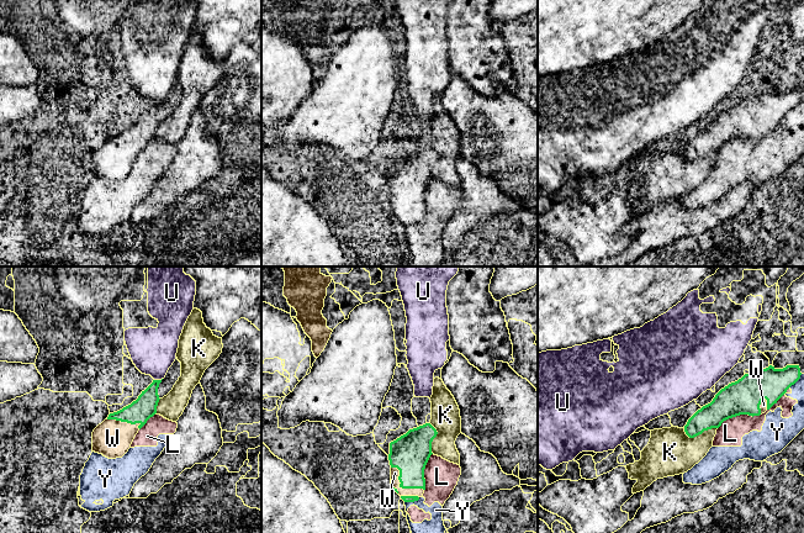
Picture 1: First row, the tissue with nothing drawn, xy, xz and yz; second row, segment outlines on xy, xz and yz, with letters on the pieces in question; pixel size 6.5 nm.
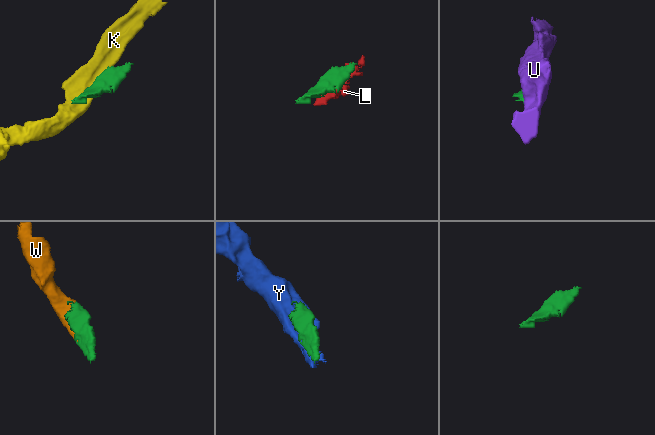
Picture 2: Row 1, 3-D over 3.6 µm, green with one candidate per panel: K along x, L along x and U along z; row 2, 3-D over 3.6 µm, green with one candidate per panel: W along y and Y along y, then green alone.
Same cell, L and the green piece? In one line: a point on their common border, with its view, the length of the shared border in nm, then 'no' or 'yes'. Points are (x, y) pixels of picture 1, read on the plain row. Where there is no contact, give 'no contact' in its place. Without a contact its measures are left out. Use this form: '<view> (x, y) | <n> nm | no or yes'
yz (738, 138) | 300 nm | no

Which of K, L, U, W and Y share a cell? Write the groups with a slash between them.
K / L Y / U / W

